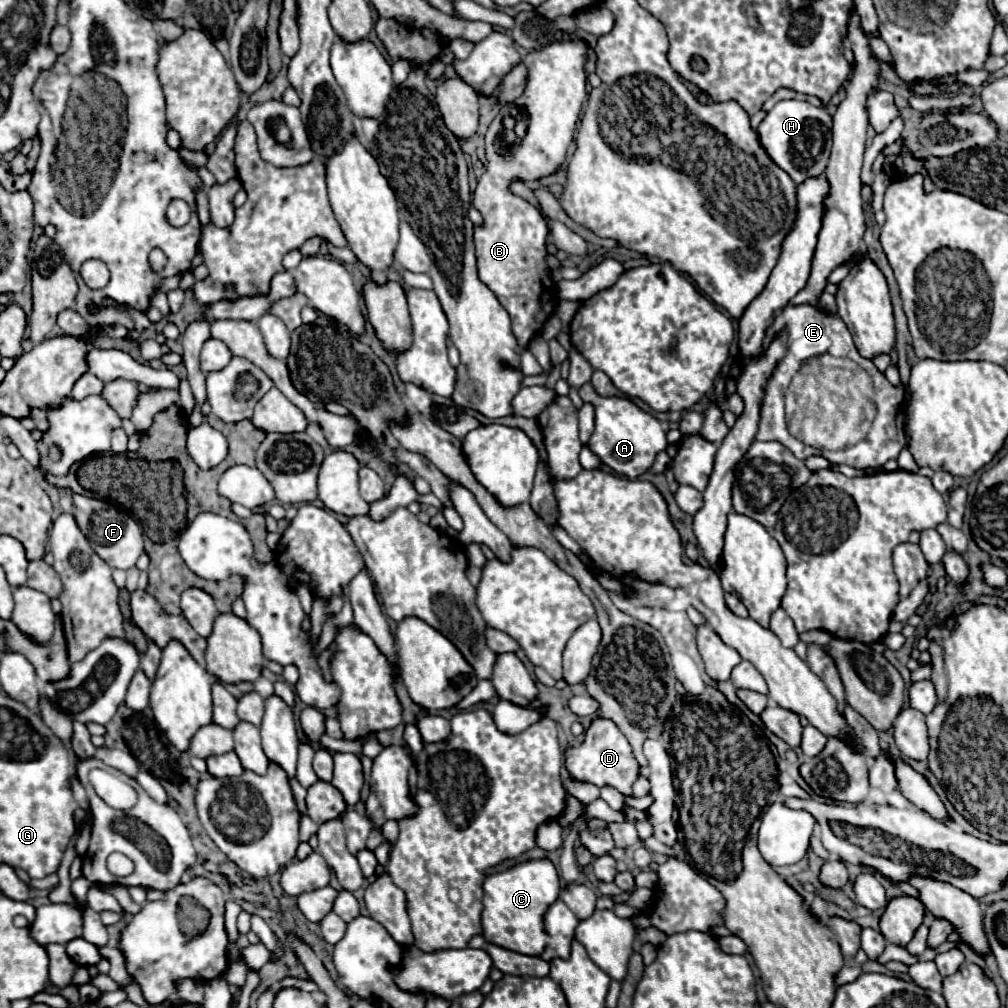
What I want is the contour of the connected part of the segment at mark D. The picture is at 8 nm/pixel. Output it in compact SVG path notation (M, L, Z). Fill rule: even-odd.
M594 718L586 728L584 742L580 746L568 746L564 750L564 758L566 758L566 770L572 780L590 782L598 788L614 786L624 796L632 796L632 784L640 776L640 766L634 760L634 752L626 736L618 730L618 726L612 720L606 718Z

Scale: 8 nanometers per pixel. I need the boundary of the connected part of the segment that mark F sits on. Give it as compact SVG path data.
M66 490L72 498L74 498L74 518L80 526L80 530L84 532L84 536L88 538L90 546L94 548L94 552L110 566L110 568L120 568L120 570L128 570L136 564L136 560L140 558L140 554L144 552L144 540L142 540L142 528L140 524L124 510L120 510L118 506L104 502L104 500L96 500L96 498L86 498L82 494L72 494L72 490Z

